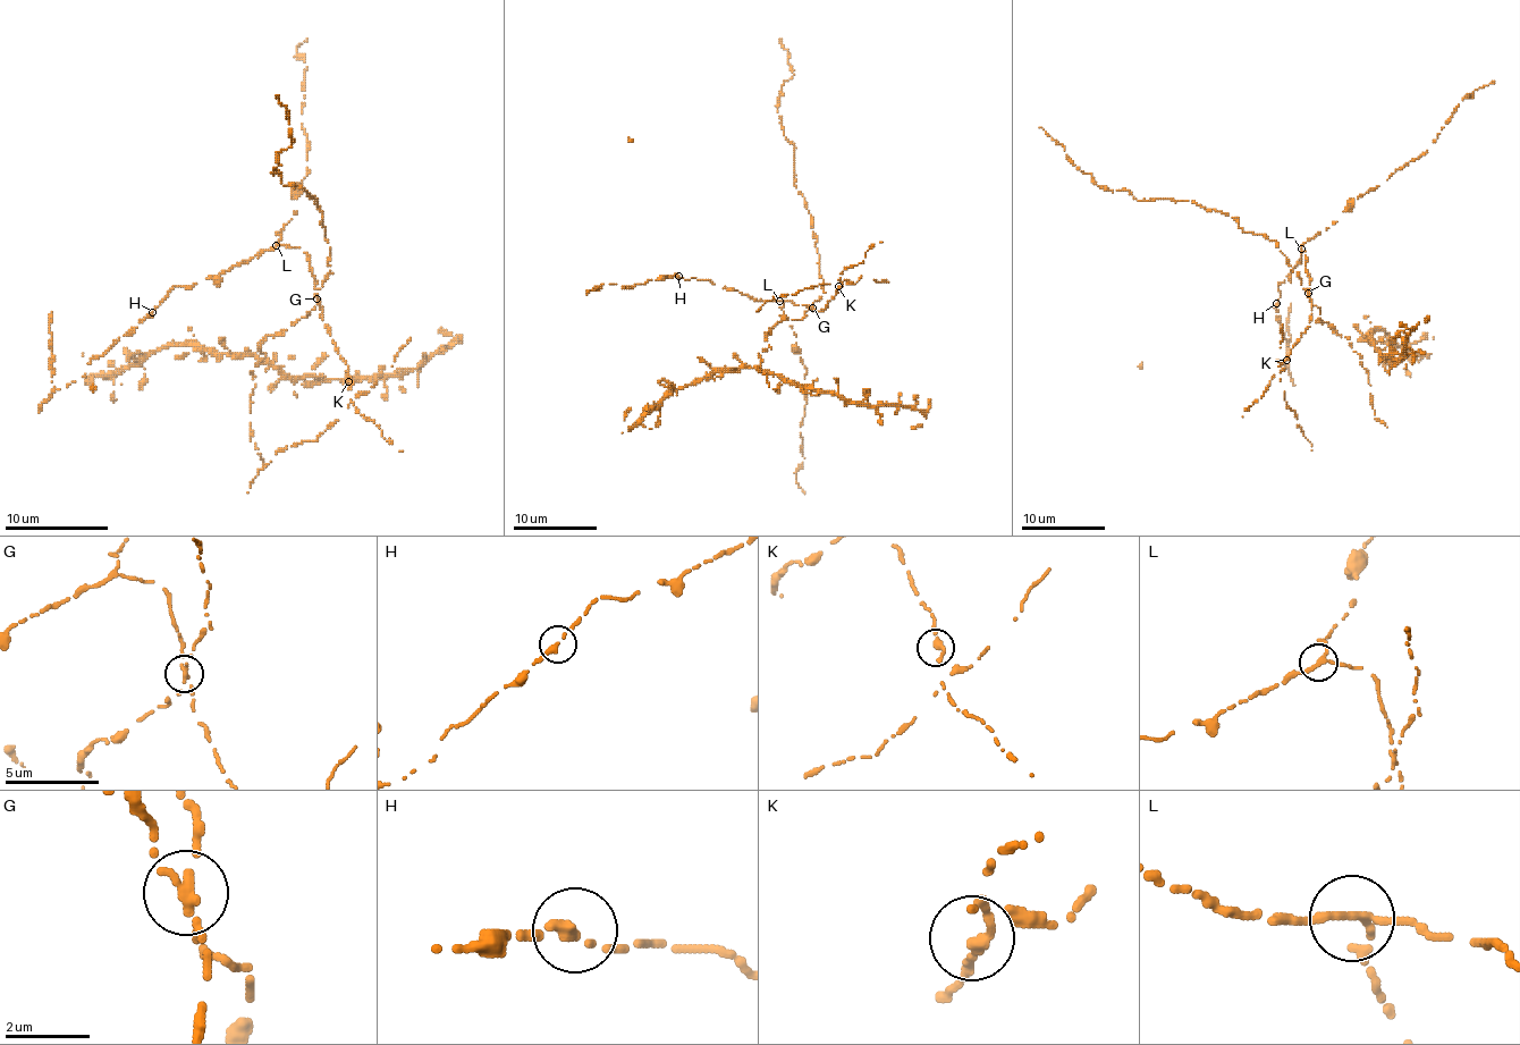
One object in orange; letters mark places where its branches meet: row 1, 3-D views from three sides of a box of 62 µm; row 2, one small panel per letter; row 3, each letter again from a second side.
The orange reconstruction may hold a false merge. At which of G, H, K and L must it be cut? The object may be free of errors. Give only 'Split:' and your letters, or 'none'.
Split: G

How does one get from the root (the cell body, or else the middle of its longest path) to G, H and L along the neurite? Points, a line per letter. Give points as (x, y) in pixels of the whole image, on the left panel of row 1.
G: (312, 276), (318, 298)
H: (312, 276), (310, 258), (300, 247), (276, 245), (233, 266), (225, 274), (191, 286), (176, 286), (152, 312)
L: (312, 276), (310, 258), (300, 247), (276, 245)

